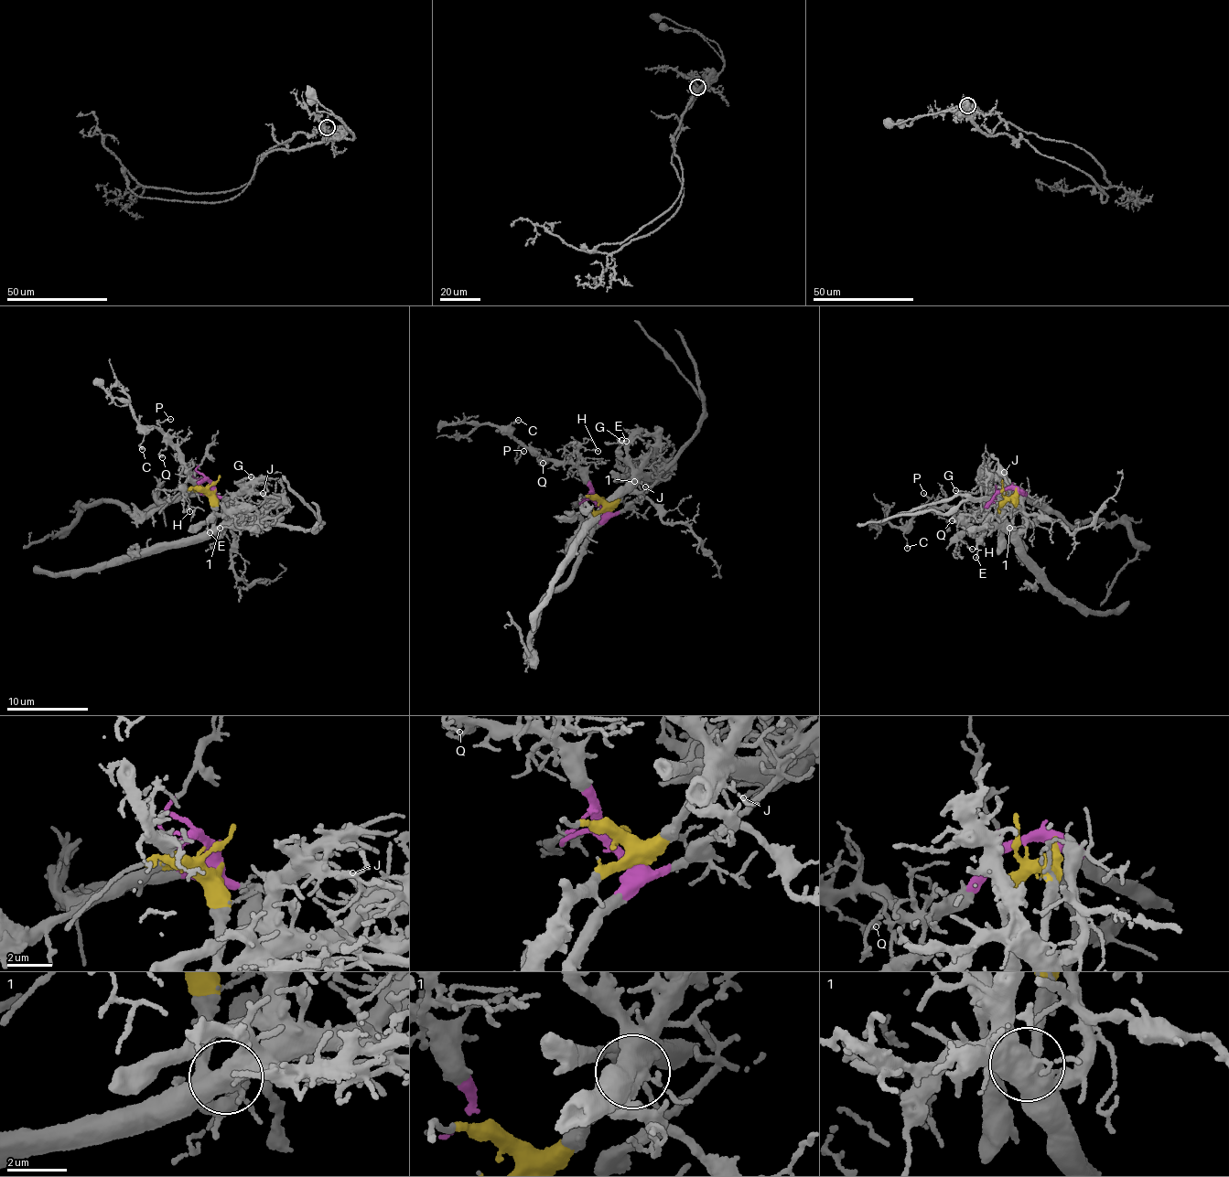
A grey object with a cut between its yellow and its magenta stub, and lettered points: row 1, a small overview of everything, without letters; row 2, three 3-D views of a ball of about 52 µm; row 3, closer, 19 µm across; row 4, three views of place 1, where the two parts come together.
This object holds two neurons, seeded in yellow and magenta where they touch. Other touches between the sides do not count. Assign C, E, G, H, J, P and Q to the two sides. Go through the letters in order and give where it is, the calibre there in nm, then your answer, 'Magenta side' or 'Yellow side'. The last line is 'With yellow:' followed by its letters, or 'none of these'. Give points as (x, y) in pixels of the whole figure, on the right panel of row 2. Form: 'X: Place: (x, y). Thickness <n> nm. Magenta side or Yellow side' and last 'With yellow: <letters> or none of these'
C: Place: (907, 548). Thickness 140 nm. Magenta side
E: Place: (975, 557). Thickness 140 nm. Yellow side
G: Place: (955, 490). Thickness 140 nm. Yellow side
H: Place: (972, 549). Thickness 130 nm. Magenta side
J: Place: (1004, 472). Thickness 150 nm. Yellow side
P: Place: (923, 493). Thickness 100 nm. Magenta side
Q: Place: (952, 520). Thickness 150 nm. Magenta side
With yellow: E, G, J

